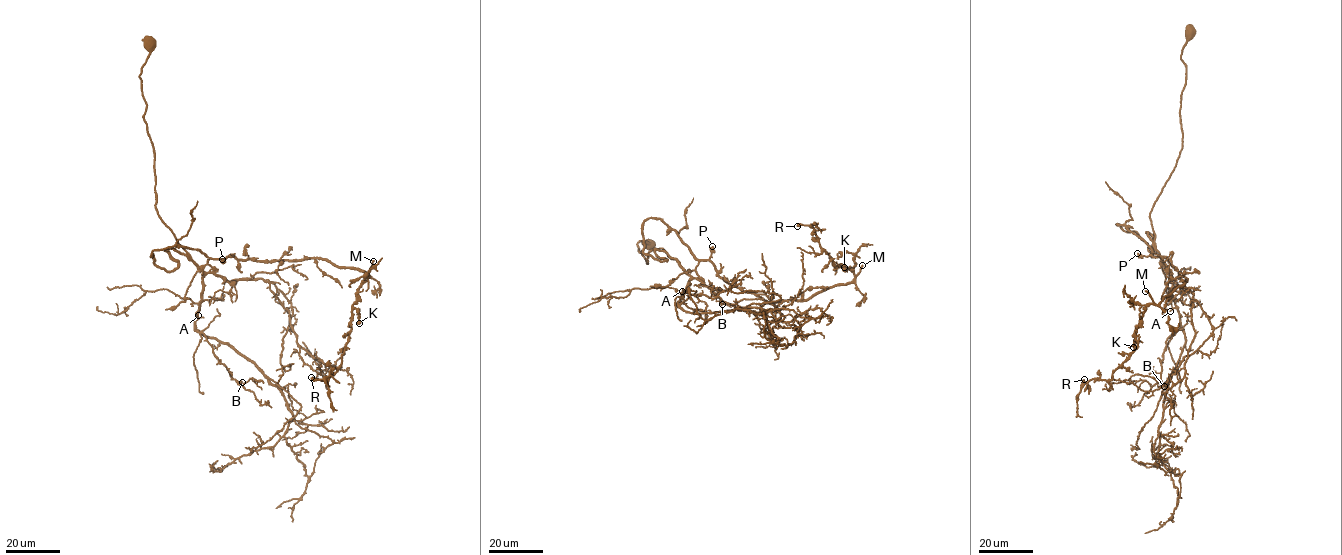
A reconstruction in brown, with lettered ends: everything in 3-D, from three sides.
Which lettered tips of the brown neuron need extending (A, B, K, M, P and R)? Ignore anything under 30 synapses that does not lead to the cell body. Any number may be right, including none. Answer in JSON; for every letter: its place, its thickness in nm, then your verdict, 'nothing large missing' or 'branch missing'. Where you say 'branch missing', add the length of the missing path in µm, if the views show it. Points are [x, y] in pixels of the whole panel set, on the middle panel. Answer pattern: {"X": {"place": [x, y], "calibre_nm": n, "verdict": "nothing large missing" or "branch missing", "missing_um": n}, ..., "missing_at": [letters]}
{"A": {"place": [682, 291], "calibre_nm": 120, "verdict": "nothing large missing"}, "B": {"place": [722, 304], "calibre_nm": 160, "verdict": "nothing large missing"}, "K": {"place": [844, 267], "calibre_nm": 500, "verdict": "nothing large missing"}, "M": {"place": [862, 265], "calibre_nm": 280, "verdict": "branch missing", "missing_um": 60}, "P": {"place": [712, 246], "calibre_nm": 320, "verdict": "nothing large missing"}, "R": {"place": [797, 226], "calibre_nm": 440, "verdict": "nothing large missing"}, "missing_at": ["M"]}

